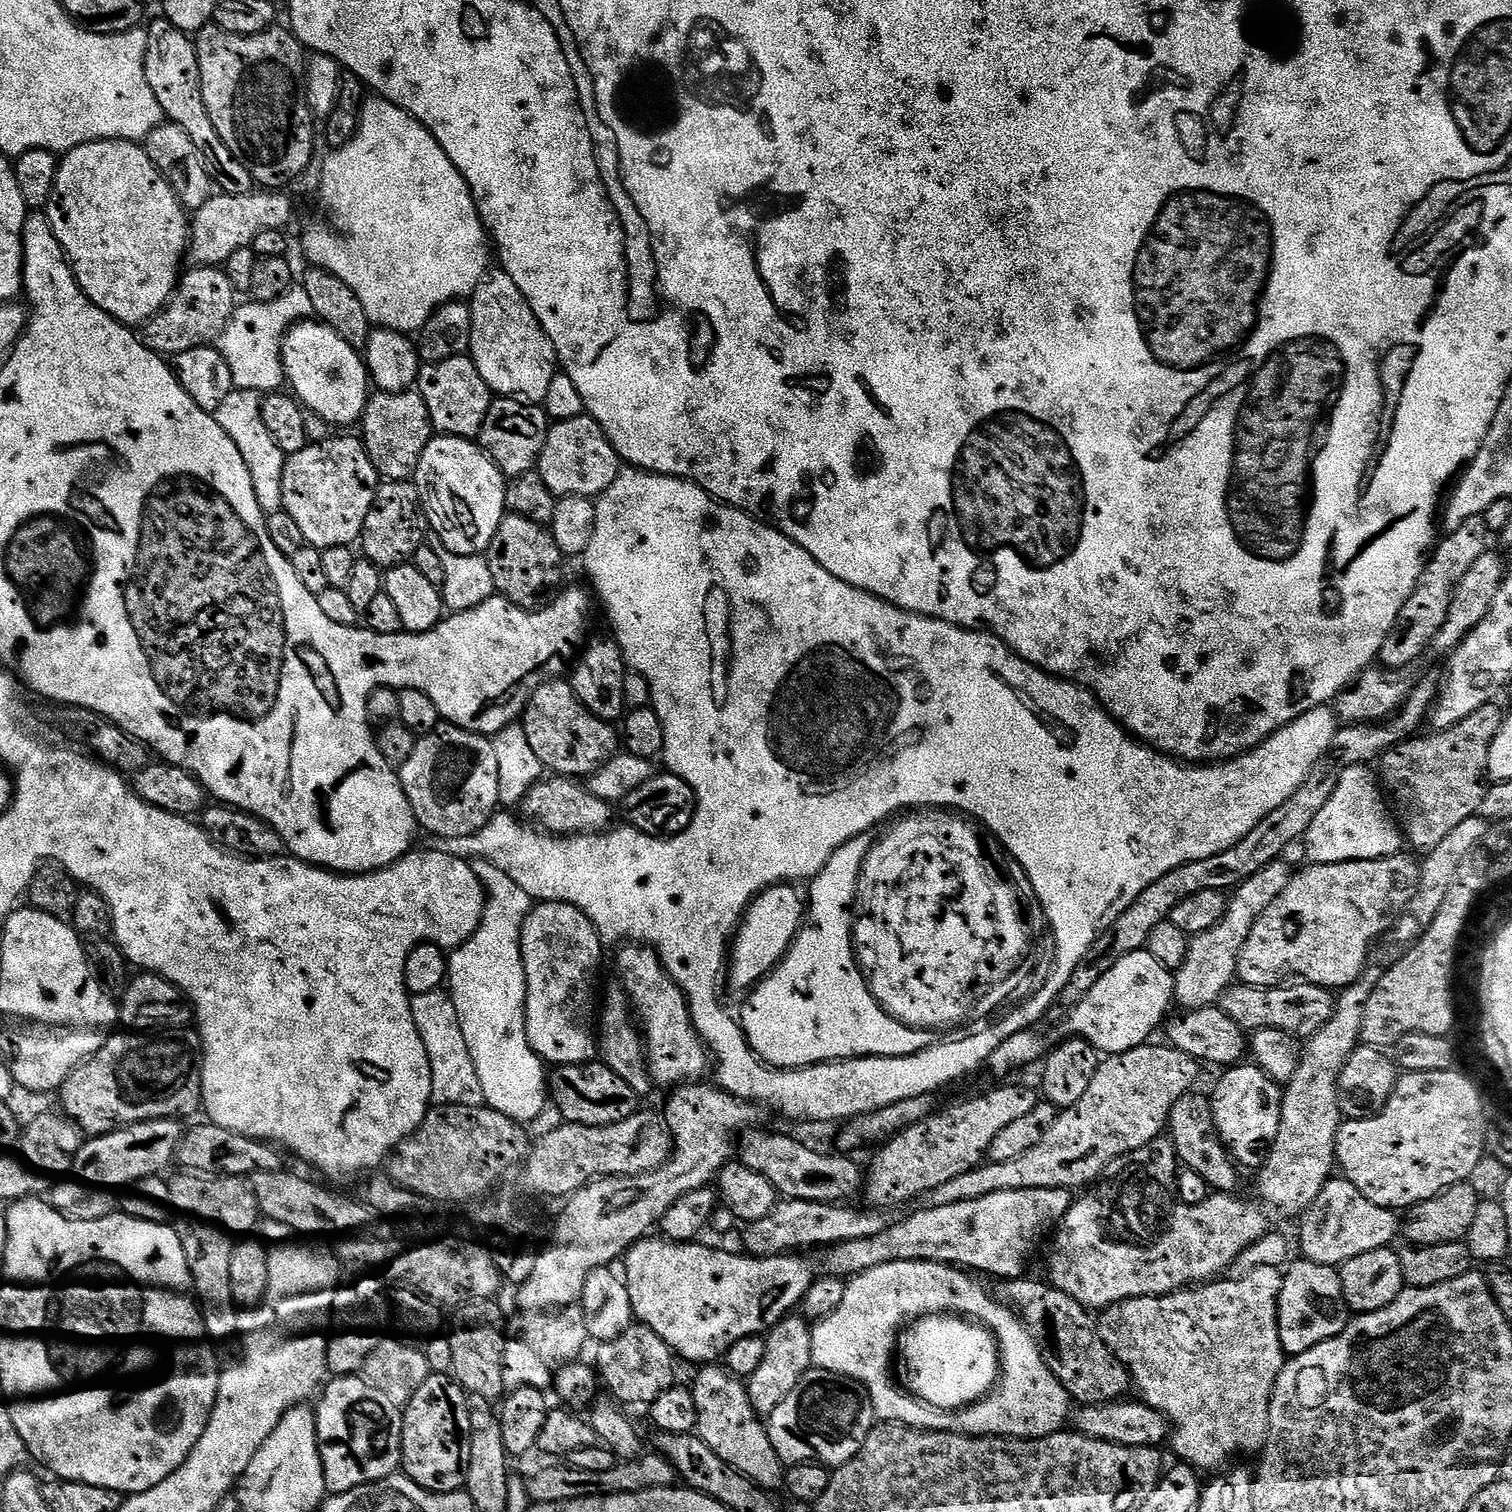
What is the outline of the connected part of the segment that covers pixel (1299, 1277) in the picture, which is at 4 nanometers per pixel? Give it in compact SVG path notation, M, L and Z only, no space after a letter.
M1319 1259L1295 1260L1287 1265L1284 1272L1278 1314L1281 1346L1284 1347L1284 1355L1288 1358L1300 1356L1306 1350L1342 1334L1350 1319L1350 1309L1344 1297L1339 1271L1326 1266Z

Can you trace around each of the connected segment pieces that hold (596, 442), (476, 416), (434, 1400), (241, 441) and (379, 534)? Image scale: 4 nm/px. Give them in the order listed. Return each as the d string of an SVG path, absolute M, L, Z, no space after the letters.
M585 414L569 420L557 420L549 427L546 446L540 455L538 471L542 482L559 498L590 496L598 498L612 485L622 471L622 461L602 426Z
M465 354L446 358L442 362L424 364L420 377L416 380L416 388L426 402L426 410L430 410L432 427L437 433L445 436L479 437L494 394L486 386L482 374L478 374L478 366L472 361L471 355Z
M429 1374L426 1382L418 1386L414 1398L403 1405L404 1425L402 1426L402 1454L400 1463L403 1475L418 1486L431 1492L458 1492L468 1483L470 1470L470 1414L469 1393L465 1392L455 1379L448 1374Z
M237 388L226 394L222 406L215 412L218 426L230 434L230 442L238 446L238 454L242 454L242 462L246 462L246 470L250 470L250 482L254 482L254 498L258 498L258 506L264 513L279 512L284 507L282 494L282 478L286 453L274 442L270 435L266 419L266 404L261 393Z
M407 480L381 483L376 489L374 506L370 506L370 514L366 514L364 533L359 538L359 543L364 544L363 559L374 562L382 570L407 564L426 542L429 532L428 519L415 483Z

